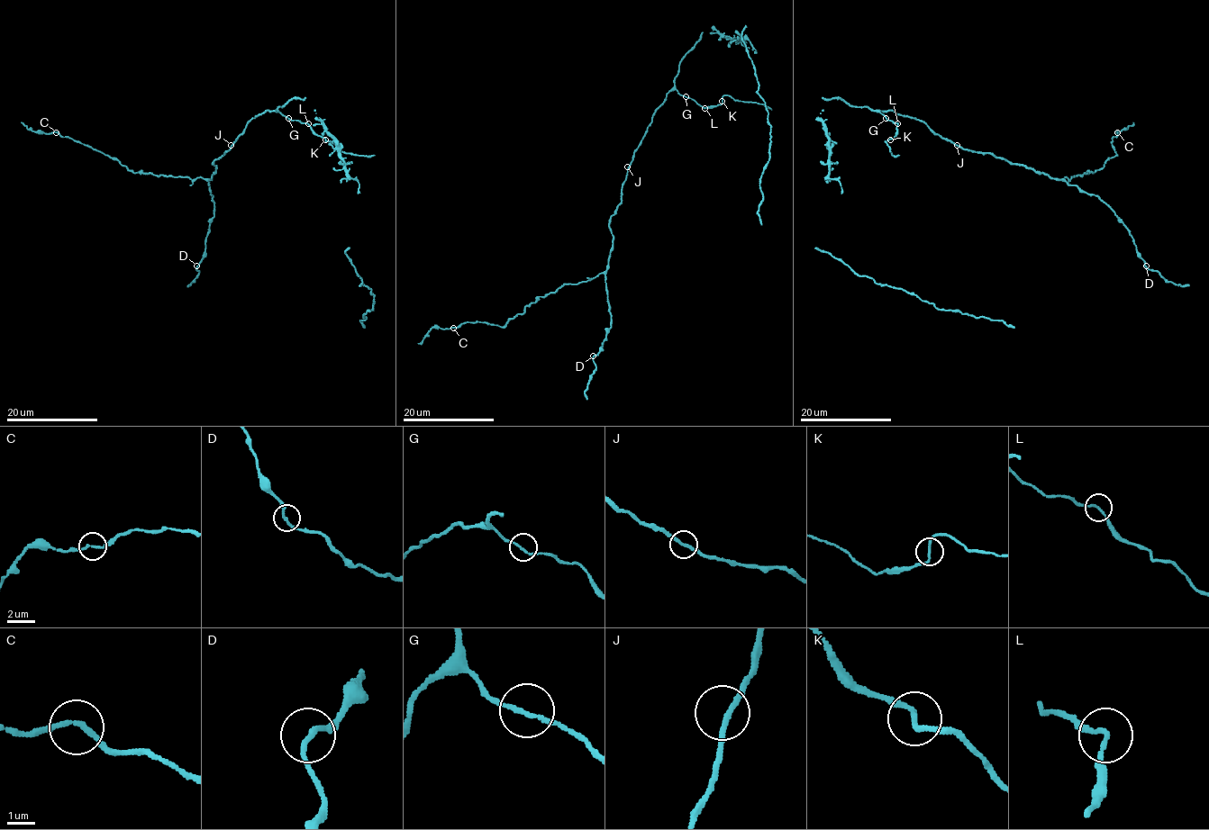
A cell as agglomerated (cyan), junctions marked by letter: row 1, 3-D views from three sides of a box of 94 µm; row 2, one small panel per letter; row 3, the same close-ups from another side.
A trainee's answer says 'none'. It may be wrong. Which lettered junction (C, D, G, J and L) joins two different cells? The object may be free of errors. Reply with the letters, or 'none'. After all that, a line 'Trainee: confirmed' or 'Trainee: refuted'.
none
Trainee: confirmed

